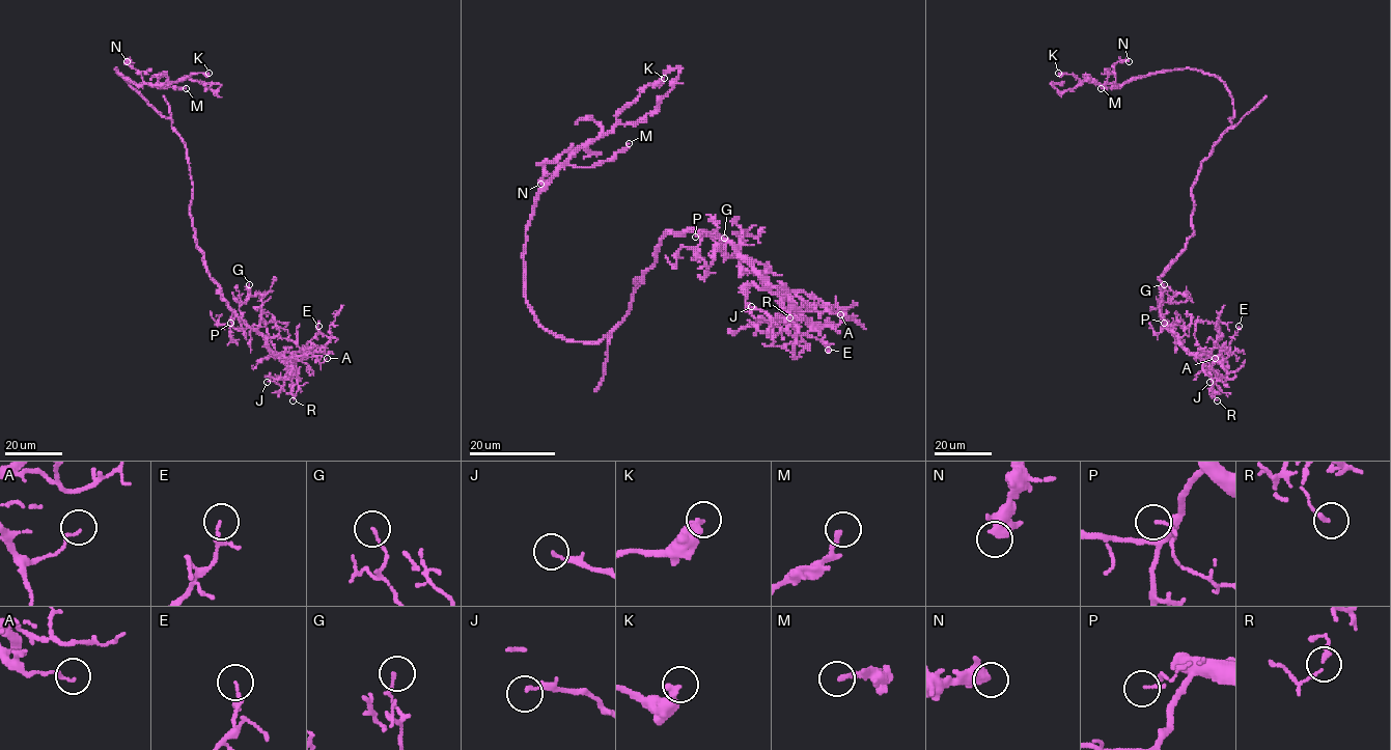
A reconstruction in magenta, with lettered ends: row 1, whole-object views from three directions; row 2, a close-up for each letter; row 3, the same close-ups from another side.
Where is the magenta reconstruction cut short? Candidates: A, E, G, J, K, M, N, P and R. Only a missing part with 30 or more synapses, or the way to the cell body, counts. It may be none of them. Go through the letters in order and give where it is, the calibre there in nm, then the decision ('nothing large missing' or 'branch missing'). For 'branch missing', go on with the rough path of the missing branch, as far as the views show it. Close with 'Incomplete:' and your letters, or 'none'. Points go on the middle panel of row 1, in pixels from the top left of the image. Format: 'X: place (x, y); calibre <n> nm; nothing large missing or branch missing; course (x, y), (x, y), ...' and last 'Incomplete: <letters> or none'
A: place (840, 314); calibre 100 nm; nothing large missing
E: place (828, 350); calibre 80 nm; nothing large missing
G: place (724, 238); calibre 110 nm; nothing large missing
J: place (751, 306); calibre 170 nm; nothing large missing
K: place (664, 78); calibre 340 nm; nothing large missing
M: place (629, 143); calibre 190 nm; nothing large missing
N: place (540, 184); calibre 400 nm; nothing large missing
P: place (695, 237); calibre 100 nm; nothing large missing
R: place (789, 317); calibre 170 nm; nothing large missing
Incomplete: none

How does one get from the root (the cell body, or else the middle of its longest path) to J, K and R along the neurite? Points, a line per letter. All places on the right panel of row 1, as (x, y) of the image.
J: (1209, 153), (1192, 189), (1194, 233), (1161, 277), (1159, 301), (1162, 322), (1216, 372), (1217, 386), (1209, 382)
K: (1209, 153), (1233, 116), (1230, 91), (1219, 78), (1183, 67), (1114, 85), (1058, 73)
R: (1209, 153), (1192, 189), (1194, 233), (1161, 277), (1159, 312), (1179, 342), (1203, 363), (1217, 400)

